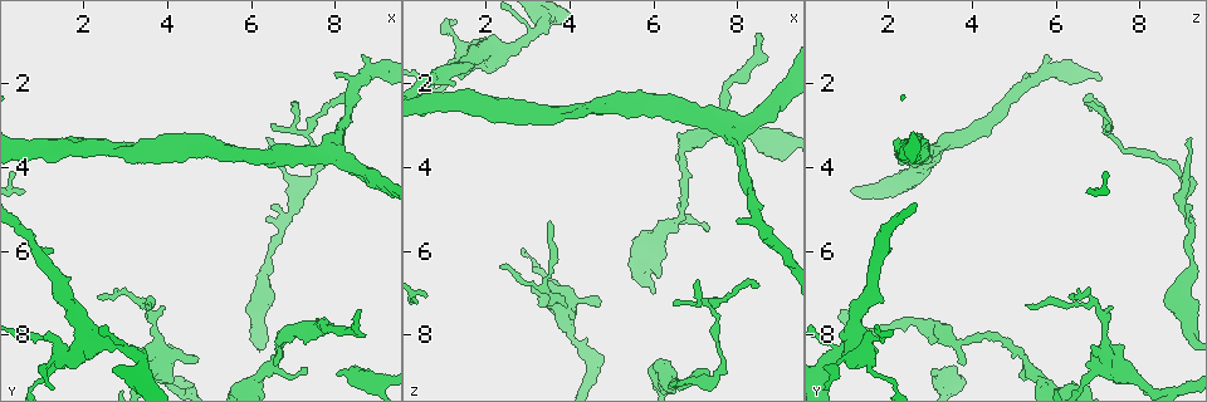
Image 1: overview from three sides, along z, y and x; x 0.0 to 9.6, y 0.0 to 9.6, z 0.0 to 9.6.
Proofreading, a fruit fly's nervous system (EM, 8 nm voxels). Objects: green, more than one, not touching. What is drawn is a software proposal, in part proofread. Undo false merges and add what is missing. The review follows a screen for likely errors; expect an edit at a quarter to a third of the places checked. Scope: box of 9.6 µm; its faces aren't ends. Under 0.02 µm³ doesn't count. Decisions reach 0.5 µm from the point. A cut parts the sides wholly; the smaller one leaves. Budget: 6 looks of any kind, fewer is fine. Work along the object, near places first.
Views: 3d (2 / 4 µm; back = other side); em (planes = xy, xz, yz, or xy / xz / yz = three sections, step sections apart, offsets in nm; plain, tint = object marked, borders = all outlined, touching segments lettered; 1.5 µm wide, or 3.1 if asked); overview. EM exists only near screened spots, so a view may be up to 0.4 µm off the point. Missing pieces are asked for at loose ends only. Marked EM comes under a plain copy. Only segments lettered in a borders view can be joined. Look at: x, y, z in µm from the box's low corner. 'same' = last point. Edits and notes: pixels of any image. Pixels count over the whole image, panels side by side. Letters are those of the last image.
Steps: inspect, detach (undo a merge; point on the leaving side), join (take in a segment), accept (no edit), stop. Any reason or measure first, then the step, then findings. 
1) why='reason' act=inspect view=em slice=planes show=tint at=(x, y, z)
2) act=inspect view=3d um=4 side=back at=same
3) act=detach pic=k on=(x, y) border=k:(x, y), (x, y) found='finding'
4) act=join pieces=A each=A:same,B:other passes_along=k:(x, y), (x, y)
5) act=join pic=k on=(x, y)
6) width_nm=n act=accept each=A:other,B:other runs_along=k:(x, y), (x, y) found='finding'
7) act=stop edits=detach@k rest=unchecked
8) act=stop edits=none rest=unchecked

why='thin end' act=inspect view=em slice=planes show=borders at=(6.55, 2.95, 7.30)

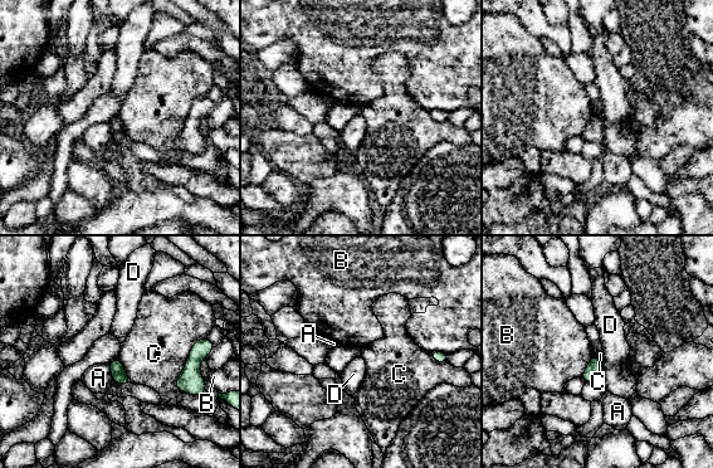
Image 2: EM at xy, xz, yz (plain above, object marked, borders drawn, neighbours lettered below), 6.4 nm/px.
act=accept each=A:other,B:other,C:other,D:other border=2:(205, 336), (175, 383), (184, 393) found='none of them fits'

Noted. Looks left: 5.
why='thick turns thin' act=inspect view=em slice=planes show=tint at=(6.65, 8.15, 3.75)

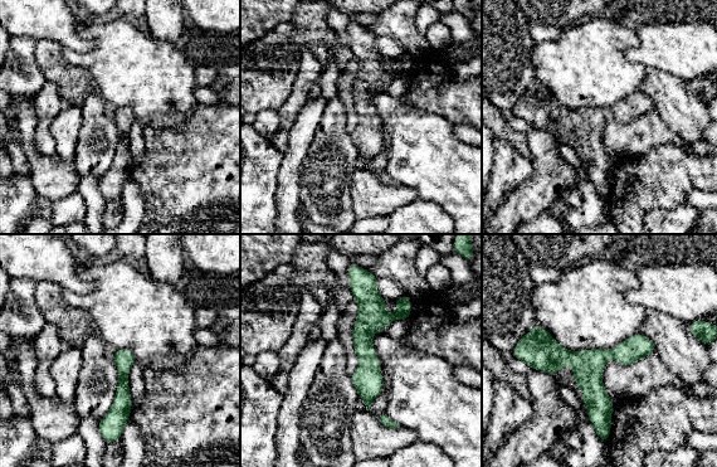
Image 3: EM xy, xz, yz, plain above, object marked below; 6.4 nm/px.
act=inspect view=em slice=planes show=borders at=same

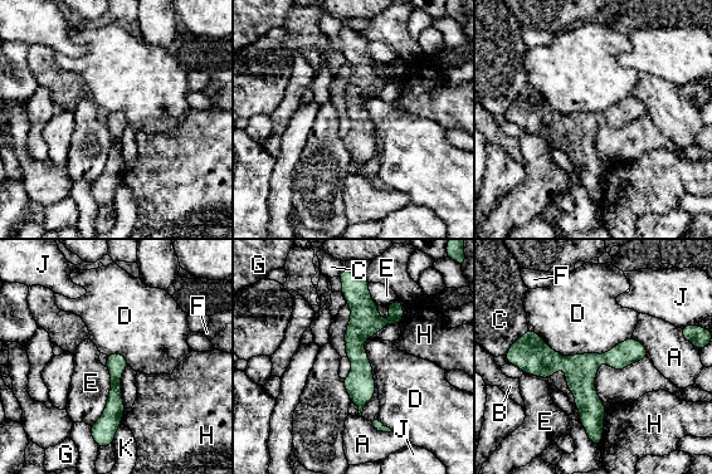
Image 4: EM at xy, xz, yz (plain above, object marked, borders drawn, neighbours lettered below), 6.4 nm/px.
longest_contact=D:650nm act=accept each=A:other,B:other,C:other,D:other,E:other,F:other,G:other,H:other,J:other,K:other found='all the same neuron'

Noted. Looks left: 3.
why='an open end' act=inspect view=em slice=yz step=4 show=borders at=(8.05, 8.90, 3.10)

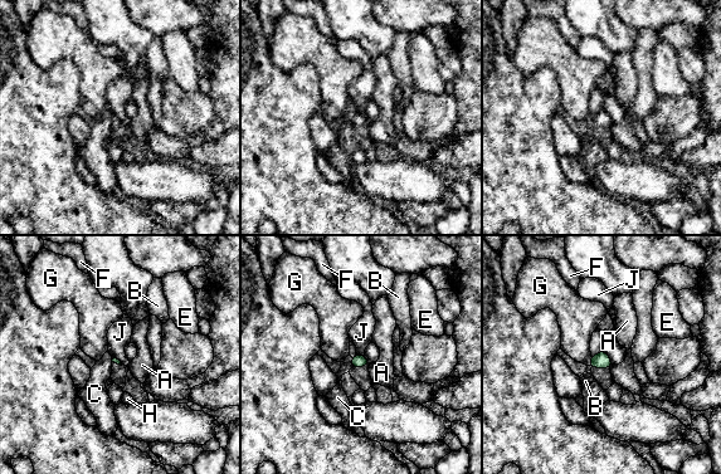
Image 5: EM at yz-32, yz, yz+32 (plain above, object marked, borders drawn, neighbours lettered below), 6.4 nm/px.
act=inspect view=em slice=planes show=borders at=same

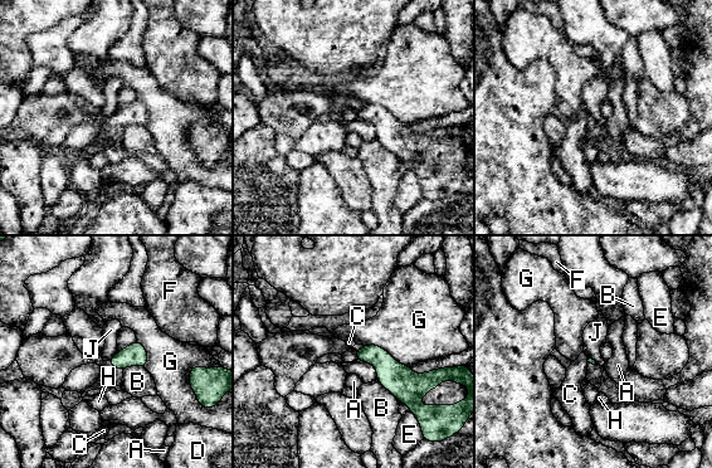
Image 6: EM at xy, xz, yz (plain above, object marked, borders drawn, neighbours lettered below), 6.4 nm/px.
act=accept each=A:other,B:other,C:other,D:other,E:other,F:other,G:other,H:other,J:other found='no lettered segment goes on from it'

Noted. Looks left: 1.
act=stop edits=none rest=unchecked

